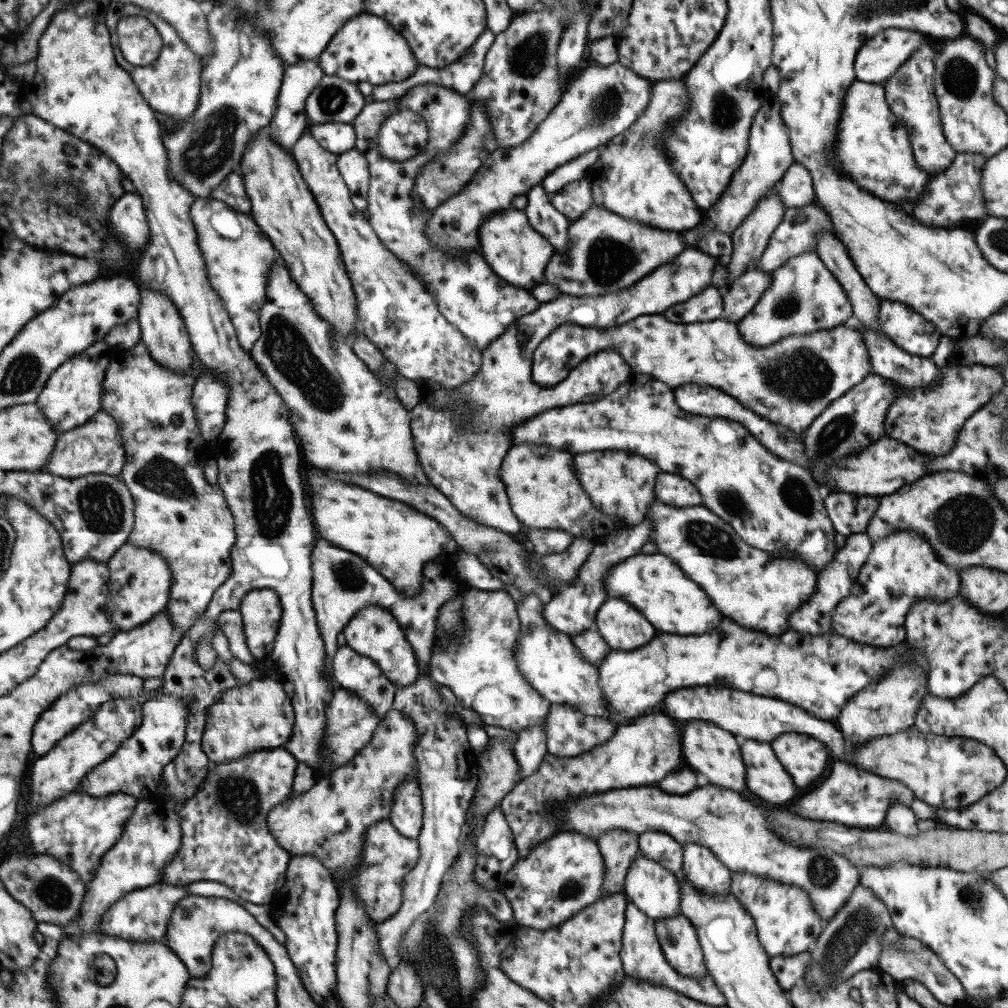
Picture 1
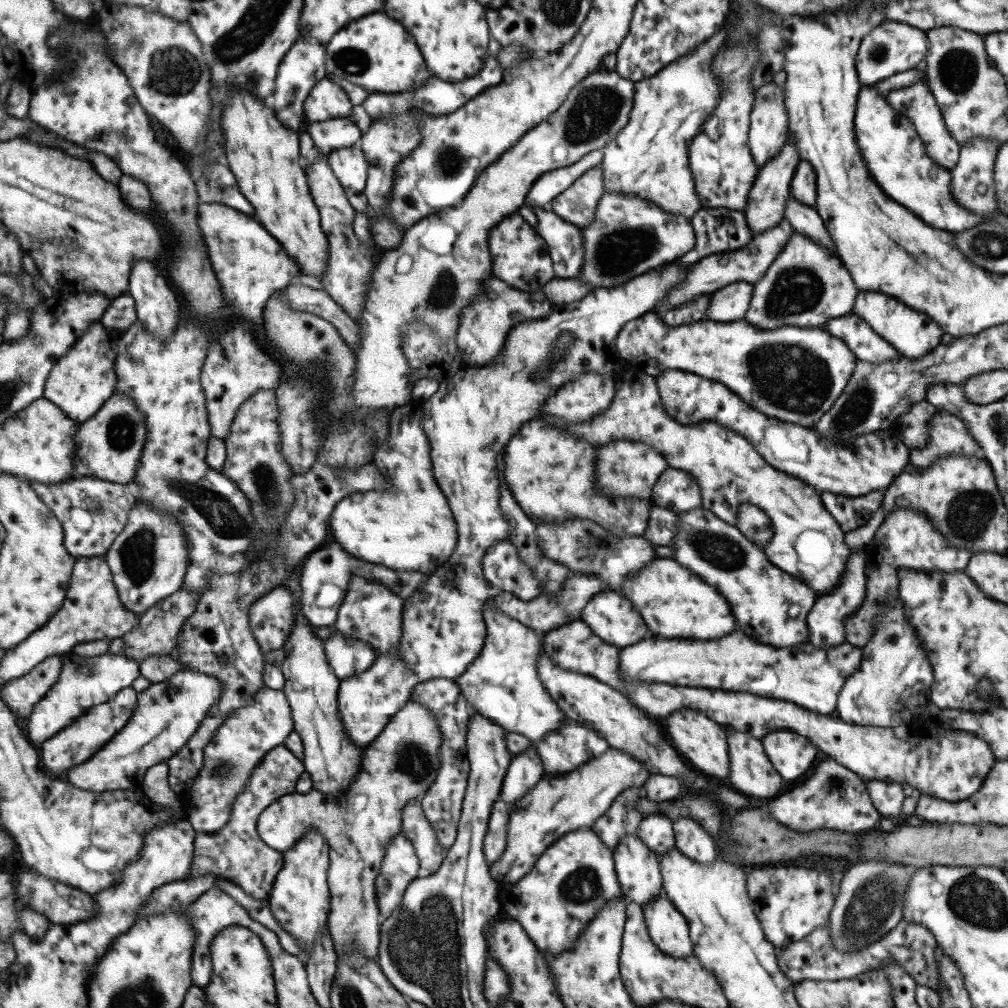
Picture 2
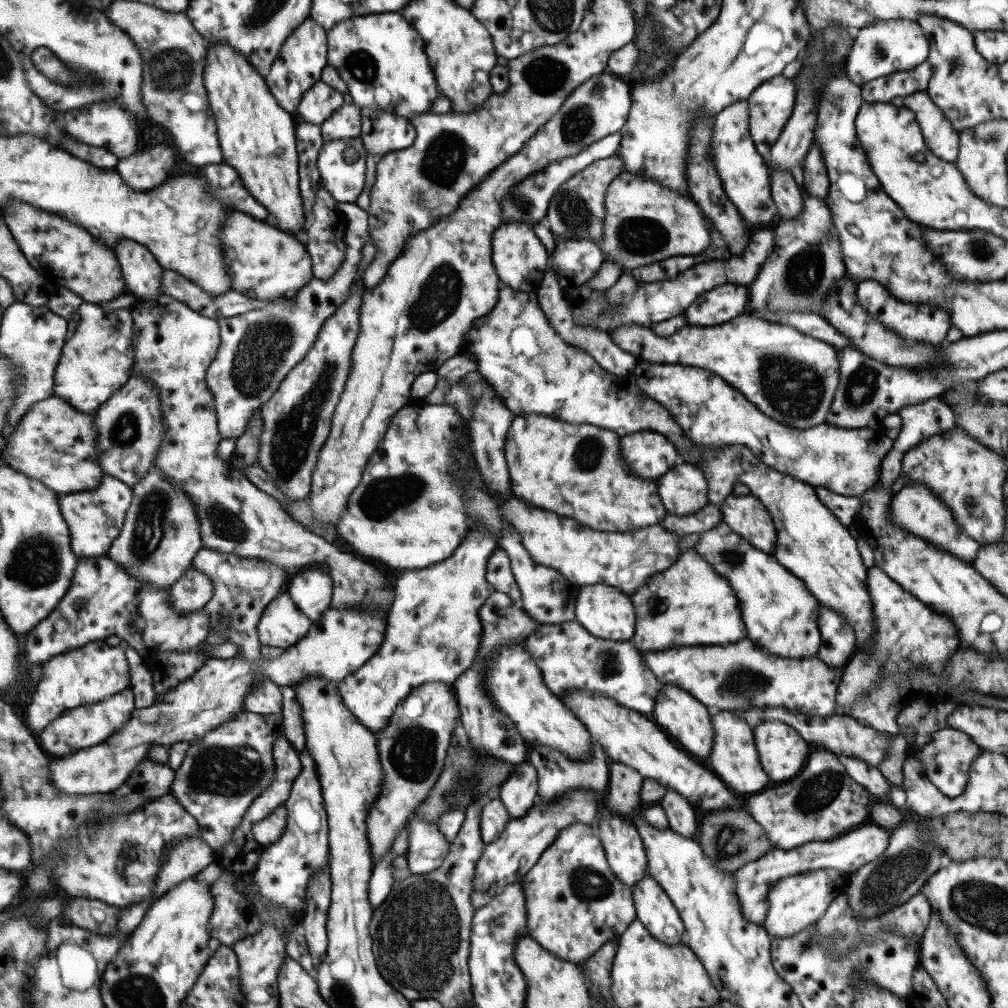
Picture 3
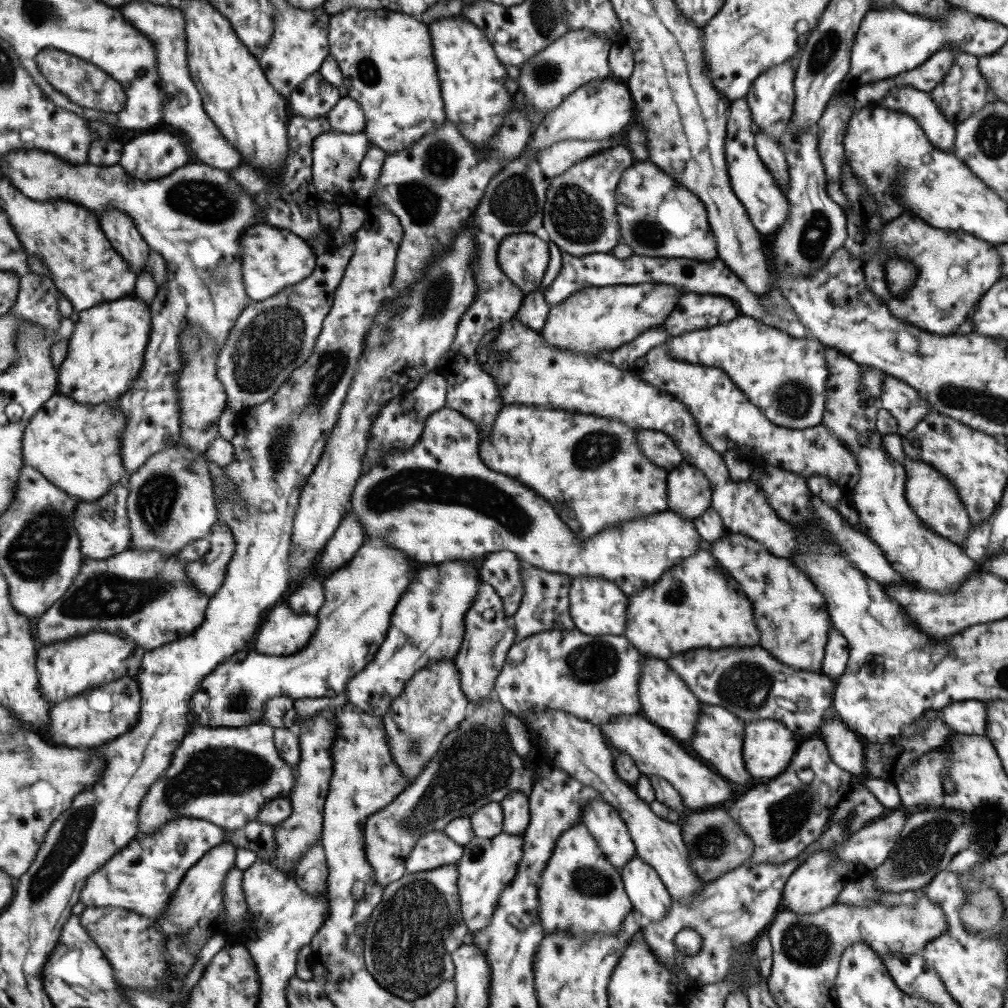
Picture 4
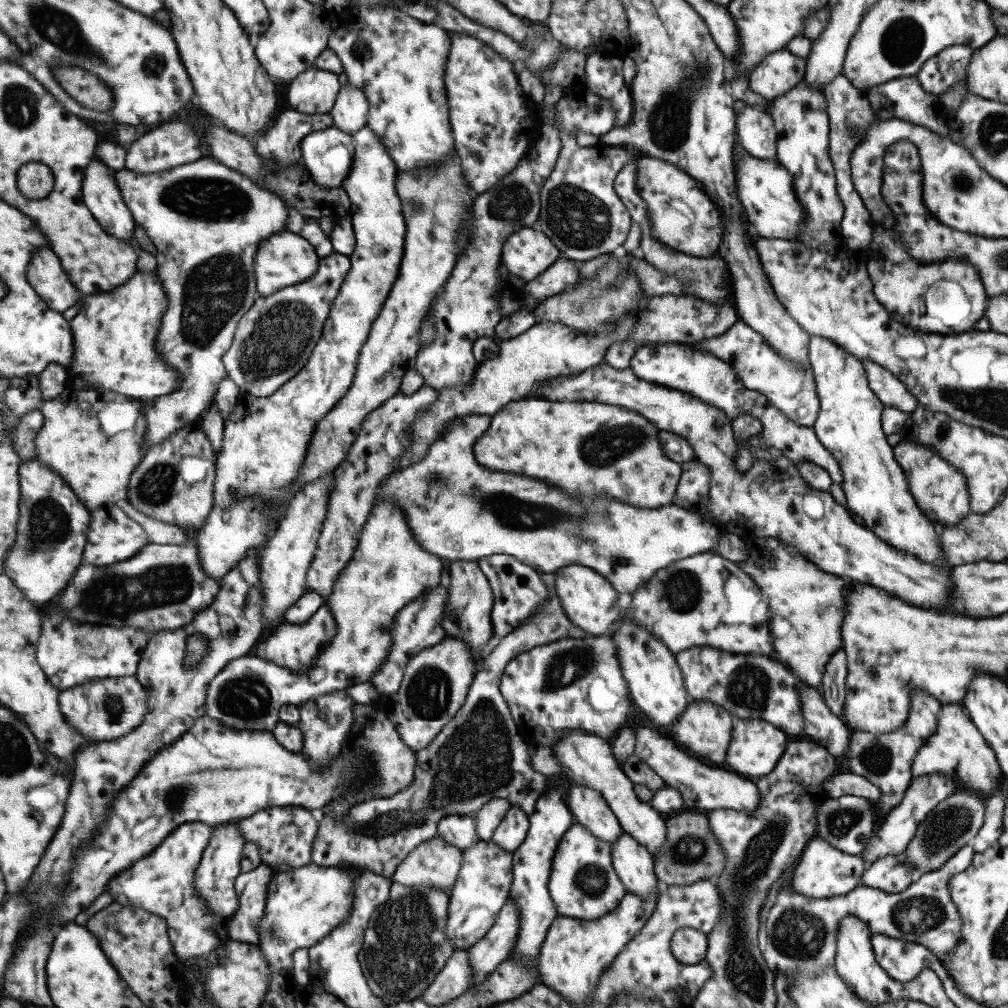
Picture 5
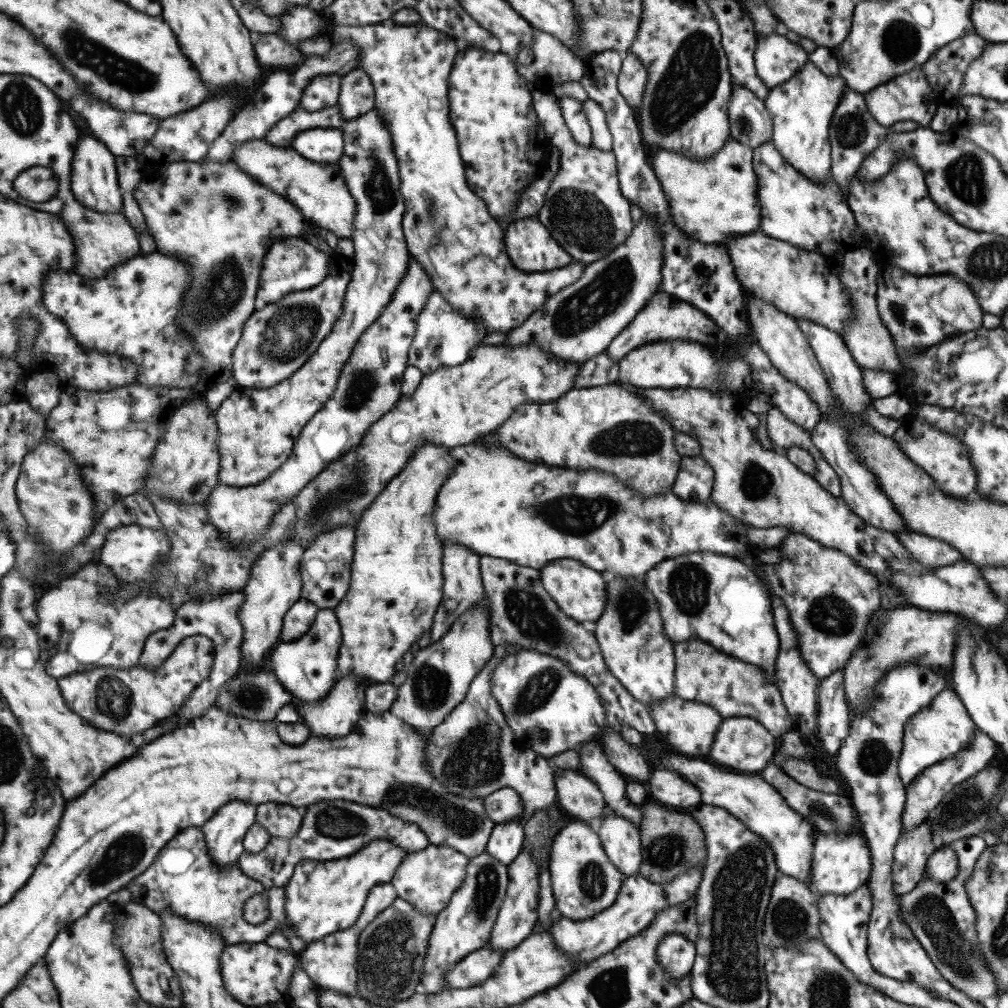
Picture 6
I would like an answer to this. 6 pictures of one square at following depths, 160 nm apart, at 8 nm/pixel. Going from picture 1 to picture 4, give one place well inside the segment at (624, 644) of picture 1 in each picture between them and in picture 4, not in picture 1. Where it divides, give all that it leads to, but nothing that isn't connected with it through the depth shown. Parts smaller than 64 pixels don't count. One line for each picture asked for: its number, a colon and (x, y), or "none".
2: (610, 616)
3: (604, 611)
4: (596, 606)

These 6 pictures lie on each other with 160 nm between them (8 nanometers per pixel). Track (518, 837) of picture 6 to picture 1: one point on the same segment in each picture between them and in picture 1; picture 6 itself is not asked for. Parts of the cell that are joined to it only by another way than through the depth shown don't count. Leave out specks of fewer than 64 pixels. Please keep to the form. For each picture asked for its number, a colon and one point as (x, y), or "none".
1: (528, 749)
2: (524, 771)
3: (517, 793)
4: (515, 812)
5: (512, 829)

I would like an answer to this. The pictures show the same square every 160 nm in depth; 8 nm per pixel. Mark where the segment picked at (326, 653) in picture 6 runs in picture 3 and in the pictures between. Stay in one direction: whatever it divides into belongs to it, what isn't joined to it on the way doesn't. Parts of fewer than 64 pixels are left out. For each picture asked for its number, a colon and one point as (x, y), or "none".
3: (283, 624)
4: (285, 632)
5: (296, 646)

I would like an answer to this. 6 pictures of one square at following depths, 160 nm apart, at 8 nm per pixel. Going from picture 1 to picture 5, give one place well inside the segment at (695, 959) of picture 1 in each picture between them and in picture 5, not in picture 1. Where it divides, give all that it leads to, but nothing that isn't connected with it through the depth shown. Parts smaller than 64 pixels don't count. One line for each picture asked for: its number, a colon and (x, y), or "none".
2: (666, 927)
3: (653, 909)
4: (646, 893)
5: (633, 865)

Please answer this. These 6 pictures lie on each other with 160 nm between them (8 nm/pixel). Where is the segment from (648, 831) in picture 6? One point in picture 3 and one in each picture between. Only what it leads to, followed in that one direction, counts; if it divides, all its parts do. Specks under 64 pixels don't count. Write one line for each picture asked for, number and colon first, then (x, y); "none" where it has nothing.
3: (731, 838)
4: (715, 844)
5: (691, 853)

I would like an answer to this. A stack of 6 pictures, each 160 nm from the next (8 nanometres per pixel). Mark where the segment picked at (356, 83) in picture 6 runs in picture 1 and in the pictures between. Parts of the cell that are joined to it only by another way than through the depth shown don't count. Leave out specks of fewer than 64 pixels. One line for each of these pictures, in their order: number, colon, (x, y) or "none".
1: (337, 137)
2: (331, 134)
3: (343, 123)
4: (345, 116)
5: (350, 107)

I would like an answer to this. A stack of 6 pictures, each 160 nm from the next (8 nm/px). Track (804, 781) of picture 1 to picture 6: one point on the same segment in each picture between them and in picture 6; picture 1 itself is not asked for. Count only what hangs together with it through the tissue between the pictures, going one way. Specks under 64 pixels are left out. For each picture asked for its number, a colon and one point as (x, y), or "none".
2: (791, 756)
3: (782, 753)
4: (767, 747)
5: (755, 746)
6: (741, 743)

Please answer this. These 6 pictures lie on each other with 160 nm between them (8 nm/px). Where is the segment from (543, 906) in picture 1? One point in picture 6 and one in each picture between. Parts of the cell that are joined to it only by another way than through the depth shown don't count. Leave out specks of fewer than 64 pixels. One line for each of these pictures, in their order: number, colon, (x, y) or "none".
2: (574, 877)
3: (573, 902)
4: (580, 892)
5: (582, 884)
6: (584, 882)

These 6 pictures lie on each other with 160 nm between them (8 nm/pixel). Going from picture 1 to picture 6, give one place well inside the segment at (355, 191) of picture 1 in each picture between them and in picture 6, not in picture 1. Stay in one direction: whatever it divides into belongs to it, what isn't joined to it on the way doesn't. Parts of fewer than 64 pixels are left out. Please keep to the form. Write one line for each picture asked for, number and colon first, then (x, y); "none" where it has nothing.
2: (349, 164)
3: (341, 163)
4: (337, 156)
5: (328, 154)
6: (325, 146)

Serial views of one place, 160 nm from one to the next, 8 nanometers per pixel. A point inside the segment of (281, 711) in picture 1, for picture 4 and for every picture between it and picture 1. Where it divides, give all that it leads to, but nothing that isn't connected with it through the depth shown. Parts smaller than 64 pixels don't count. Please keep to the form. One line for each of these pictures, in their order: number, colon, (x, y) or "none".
2: (252, 731)
3: (226, 770)
4: (225, 775)

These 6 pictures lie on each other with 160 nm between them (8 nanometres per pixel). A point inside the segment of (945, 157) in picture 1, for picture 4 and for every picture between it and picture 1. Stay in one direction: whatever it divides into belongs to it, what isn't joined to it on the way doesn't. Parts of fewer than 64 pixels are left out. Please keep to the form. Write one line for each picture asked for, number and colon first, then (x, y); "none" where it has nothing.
2: (914, 101)
3: (939, 137)
4: (917, 104)

